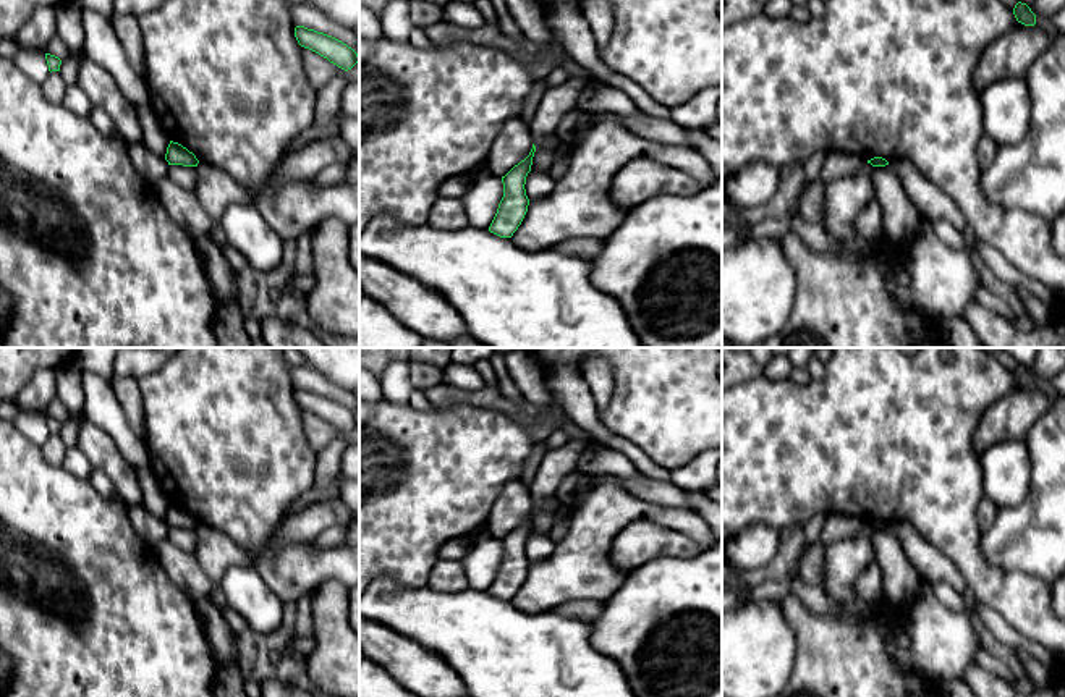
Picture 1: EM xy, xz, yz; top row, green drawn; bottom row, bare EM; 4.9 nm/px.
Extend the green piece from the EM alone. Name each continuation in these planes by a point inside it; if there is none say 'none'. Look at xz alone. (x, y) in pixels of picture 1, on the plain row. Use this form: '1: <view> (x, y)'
none

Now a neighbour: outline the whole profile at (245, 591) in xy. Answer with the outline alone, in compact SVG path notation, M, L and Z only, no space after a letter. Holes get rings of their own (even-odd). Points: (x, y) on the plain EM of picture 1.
M230 566L220 581L220 590L228 606L238 611L256 634L278 631L285 603L252 568Z

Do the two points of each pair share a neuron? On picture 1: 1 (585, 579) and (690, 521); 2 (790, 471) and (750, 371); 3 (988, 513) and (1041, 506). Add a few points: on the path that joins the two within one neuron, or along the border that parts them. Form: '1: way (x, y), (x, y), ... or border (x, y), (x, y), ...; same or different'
1: way (589, 545), (623, 511), (656, 513); same
2: border (763, 374), (738, 385); different
3: border (999, 510), (994, 523), (983, 534); different

